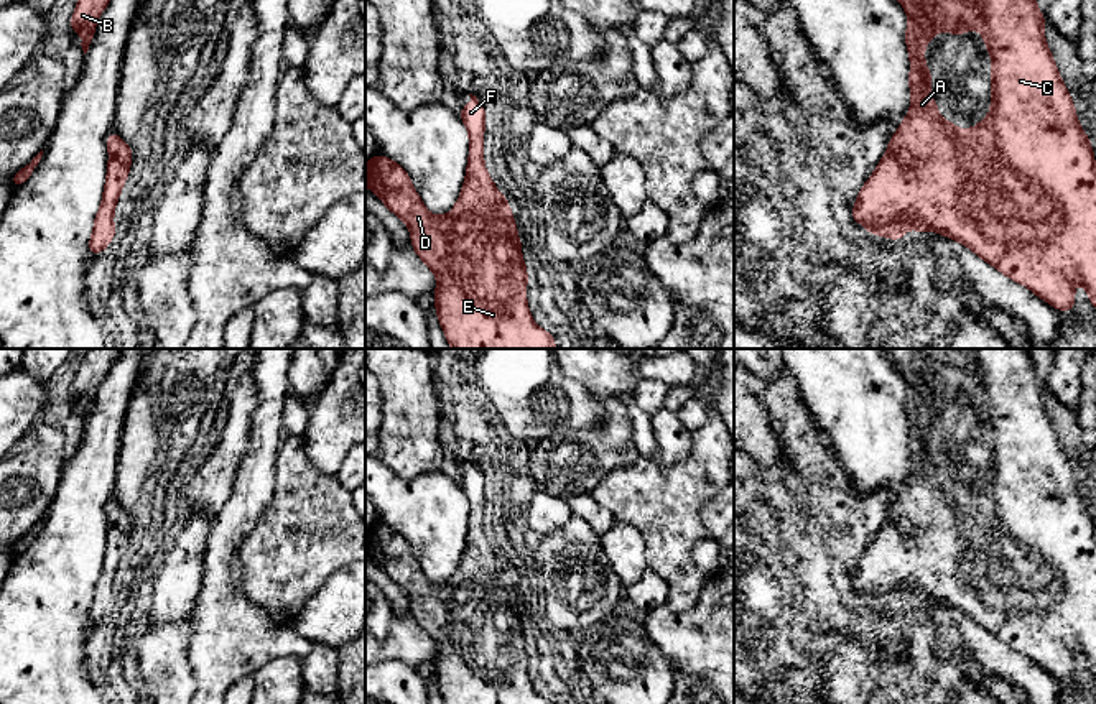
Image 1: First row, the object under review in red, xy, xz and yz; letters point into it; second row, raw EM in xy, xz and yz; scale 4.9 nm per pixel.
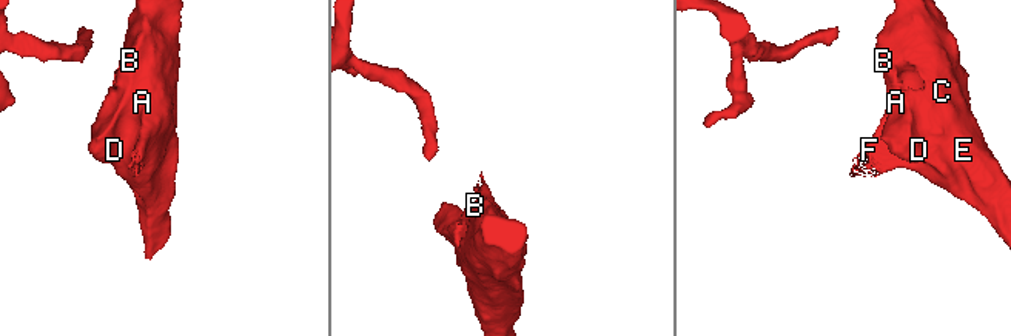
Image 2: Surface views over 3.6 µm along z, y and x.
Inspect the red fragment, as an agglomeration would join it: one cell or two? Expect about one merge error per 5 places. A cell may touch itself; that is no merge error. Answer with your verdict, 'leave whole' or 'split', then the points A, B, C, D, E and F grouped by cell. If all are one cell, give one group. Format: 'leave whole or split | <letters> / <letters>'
leave whole | A B C D E F

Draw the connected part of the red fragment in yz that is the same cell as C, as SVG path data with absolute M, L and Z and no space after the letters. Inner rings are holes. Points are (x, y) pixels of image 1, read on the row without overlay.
M887 349L892 364L903 375L908 393L905 398L905 413L910 424L908 454L912 474L899 498L892 503L887 521L879 530L875 540L859 558L851 586L867 597L871 604L890 605L899 610L908 597L918 602L925 599L938 600L951 609L961 610L979 627L997 637L1007 646L1024 653L1040 668L1058 679L1068 681L1075 676L1075 650L1080 648L1096 676L1096 531L1093 515L1083 500L1071 462L1065 456L1055 428L1043 405L1045 383L1038 378L1030 349ZM941 398L953 405L963 405L966 398L978 398L984 405L984 416L991 419L991 480L974 495L963 500L954 490L946 490L938 482L938 472L931 469L931 439L925 434L925 413Z

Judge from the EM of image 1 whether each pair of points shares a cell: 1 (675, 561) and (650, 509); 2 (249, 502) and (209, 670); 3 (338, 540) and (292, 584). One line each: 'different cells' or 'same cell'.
1: same cell
2: same cell
3: same cell

